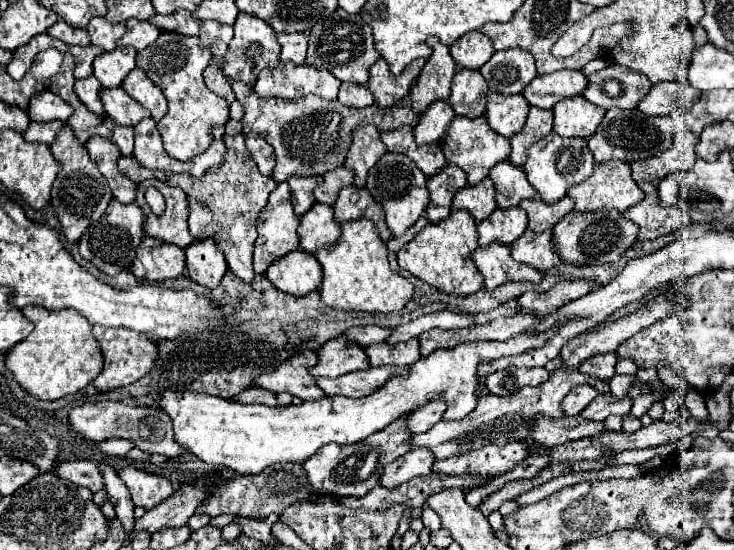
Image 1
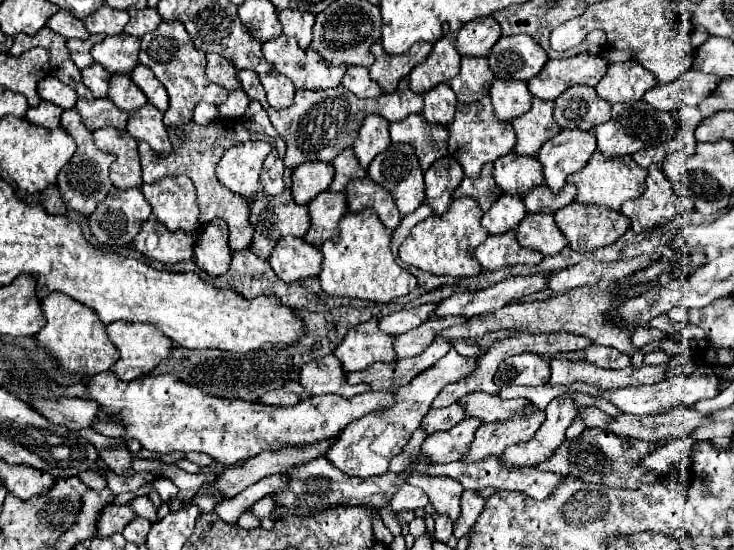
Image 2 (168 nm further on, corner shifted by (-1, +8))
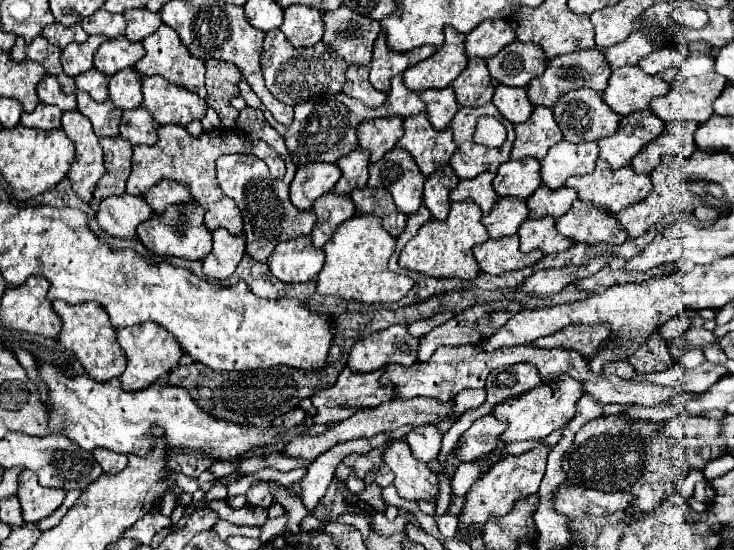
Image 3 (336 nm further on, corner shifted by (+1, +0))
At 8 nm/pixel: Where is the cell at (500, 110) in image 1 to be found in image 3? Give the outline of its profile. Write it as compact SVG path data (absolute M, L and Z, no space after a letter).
M498 84L494 90L492 104L498 108L498 112L510 120L512 124L526 122L526 118L532 114L534 106L528 100L526 88L514 88L514 86L504 86Z

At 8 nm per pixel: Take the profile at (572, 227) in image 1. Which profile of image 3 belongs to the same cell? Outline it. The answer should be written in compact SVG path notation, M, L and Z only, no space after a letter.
M576 200L572 208L556 220L556 230L574 242L586 244L622 244L628 238L614 214L594 208L594 204L586 204L582 200Z

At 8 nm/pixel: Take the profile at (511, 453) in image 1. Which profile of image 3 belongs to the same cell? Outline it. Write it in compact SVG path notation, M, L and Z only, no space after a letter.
M566 378L554 384L532 388L530 392L524 392L524 396L520 396L518 400L506 400L504 404L494 408L494 416L508 422L508 428L502 434L500 442L510 444L516 440L538 440L538 438L546 438L550 432L558 428L564 428L574 418L576 402L580 400L582 394L584 394L582 382L574 378Z

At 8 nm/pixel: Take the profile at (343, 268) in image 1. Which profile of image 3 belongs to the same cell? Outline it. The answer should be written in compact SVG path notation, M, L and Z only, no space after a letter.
M358 214L346 220L334 236L324 244L326 262L318 274L318 292L360 302L398 302L414 286L412 278L388 270L388 260L394 252L394 238L382 228L382 220L374 214Z

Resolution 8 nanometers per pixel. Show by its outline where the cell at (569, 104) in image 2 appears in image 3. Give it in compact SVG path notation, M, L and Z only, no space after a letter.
M582 88L560 96L554 104L554 118L568 142L586 142L612 136L622 116L610 112L602 96Z

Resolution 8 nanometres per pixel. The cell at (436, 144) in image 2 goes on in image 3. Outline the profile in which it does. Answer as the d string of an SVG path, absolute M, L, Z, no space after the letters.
M426 114L410 116L404 120L404 136L400 138L398 146L414 156L424 176L430 176L436 168L446 166L450 156L456 152L452 130L434 130Z

